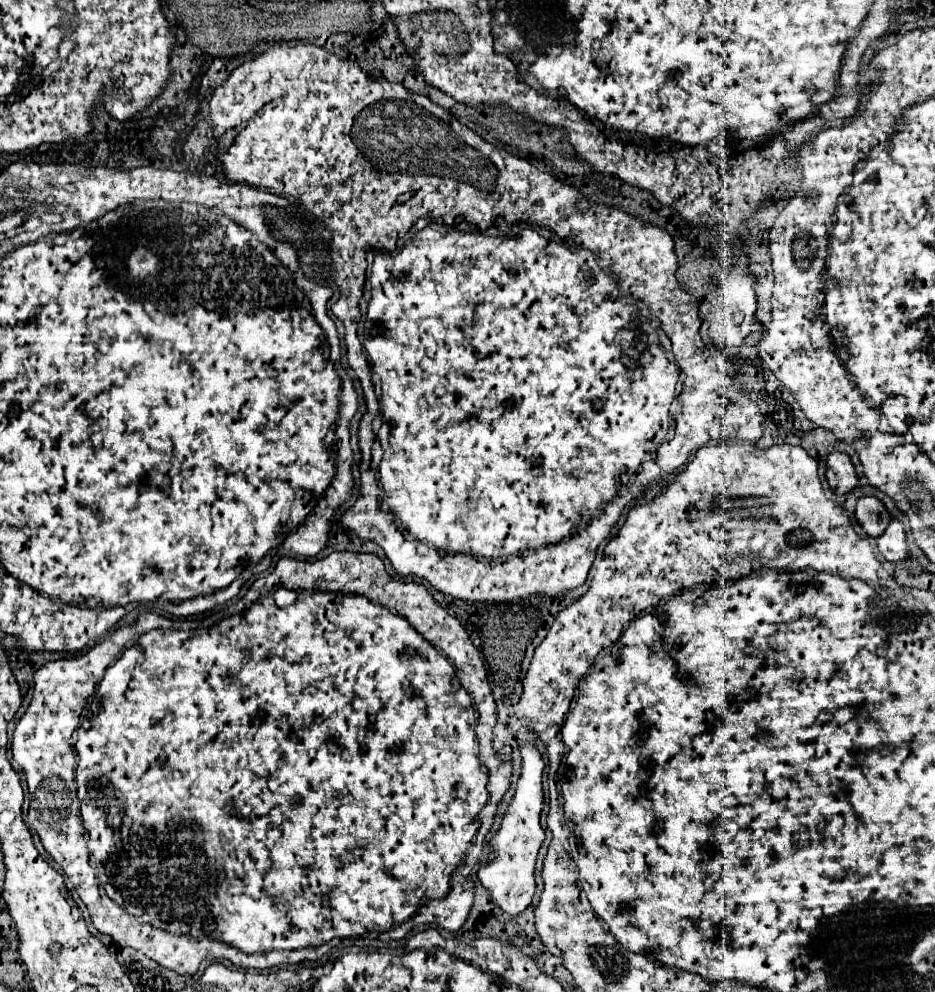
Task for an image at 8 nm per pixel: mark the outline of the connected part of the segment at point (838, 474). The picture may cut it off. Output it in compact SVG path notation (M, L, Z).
M831 451L827 455L827 467L827 479L835 493L849 493L853 487L857 487L855 467L845 451Z

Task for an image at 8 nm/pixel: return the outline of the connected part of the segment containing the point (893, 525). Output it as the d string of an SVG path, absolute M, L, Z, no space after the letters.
M891 517L885 531L877 537L877 547L879 547L879 553L887 561L893 561L893 563L905 561L907 557L911 557L911 553L907 549L907 543L905 543L903 523L897 517Z

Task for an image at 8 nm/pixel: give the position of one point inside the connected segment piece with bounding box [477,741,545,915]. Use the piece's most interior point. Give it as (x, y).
(509, 877)

